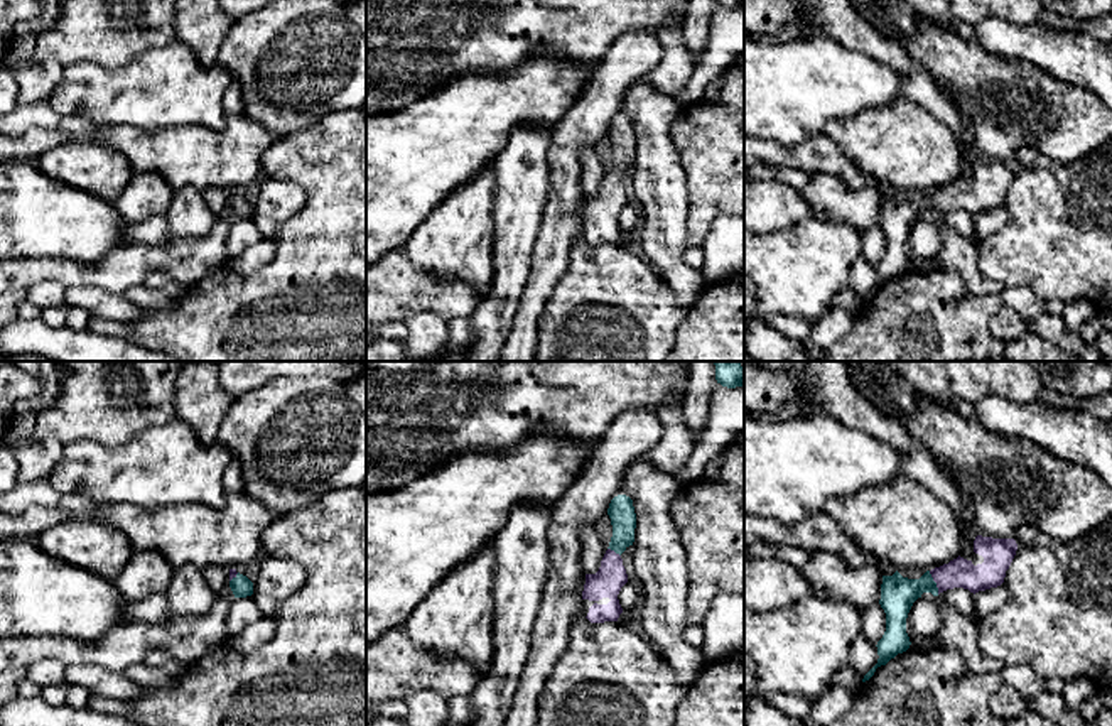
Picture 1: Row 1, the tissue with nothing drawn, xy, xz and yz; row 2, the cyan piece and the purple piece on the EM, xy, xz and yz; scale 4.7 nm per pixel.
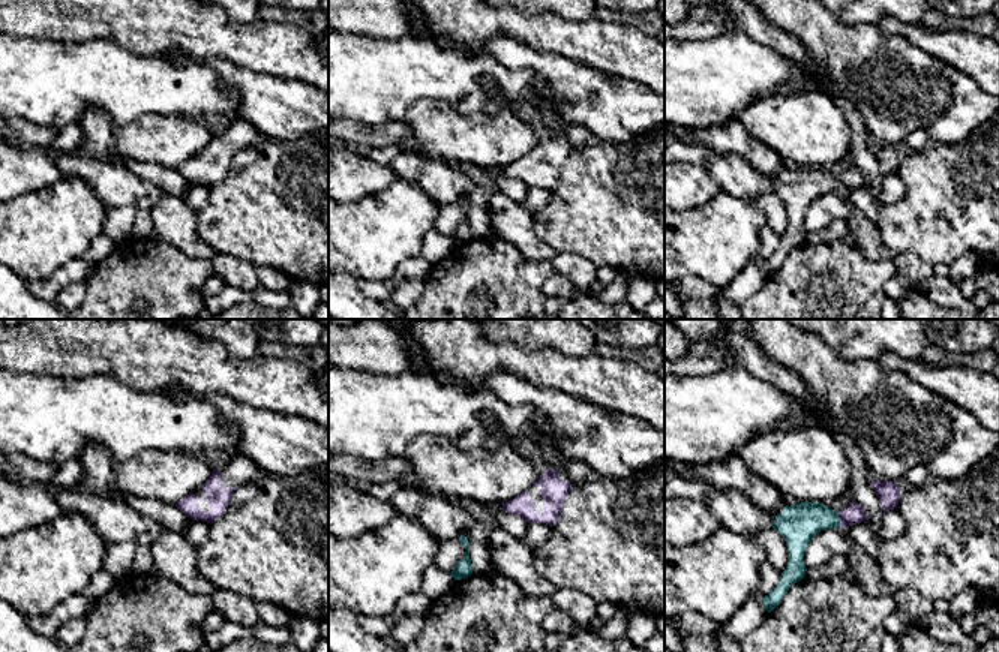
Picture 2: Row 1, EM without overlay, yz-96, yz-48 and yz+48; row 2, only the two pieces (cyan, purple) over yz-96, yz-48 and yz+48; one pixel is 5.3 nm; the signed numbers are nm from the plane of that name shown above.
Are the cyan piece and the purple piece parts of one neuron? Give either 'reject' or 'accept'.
accept

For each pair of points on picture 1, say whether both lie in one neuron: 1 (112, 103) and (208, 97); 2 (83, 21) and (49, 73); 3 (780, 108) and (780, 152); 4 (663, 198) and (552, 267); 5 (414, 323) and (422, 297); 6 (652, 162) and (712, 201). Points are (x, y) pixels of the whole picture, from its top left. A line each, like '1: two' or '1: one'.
1: one
2: two
3: two
4: two
5: two
6: two

